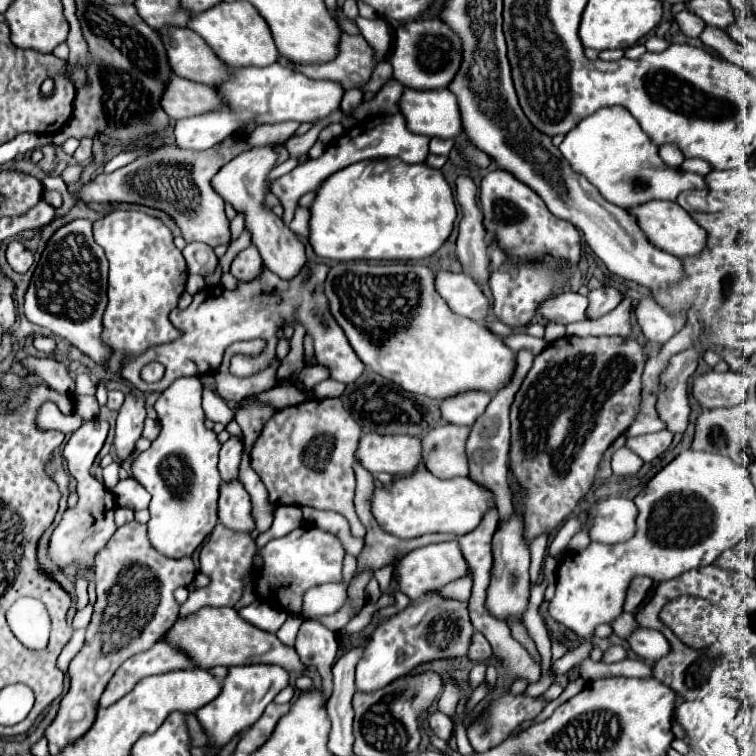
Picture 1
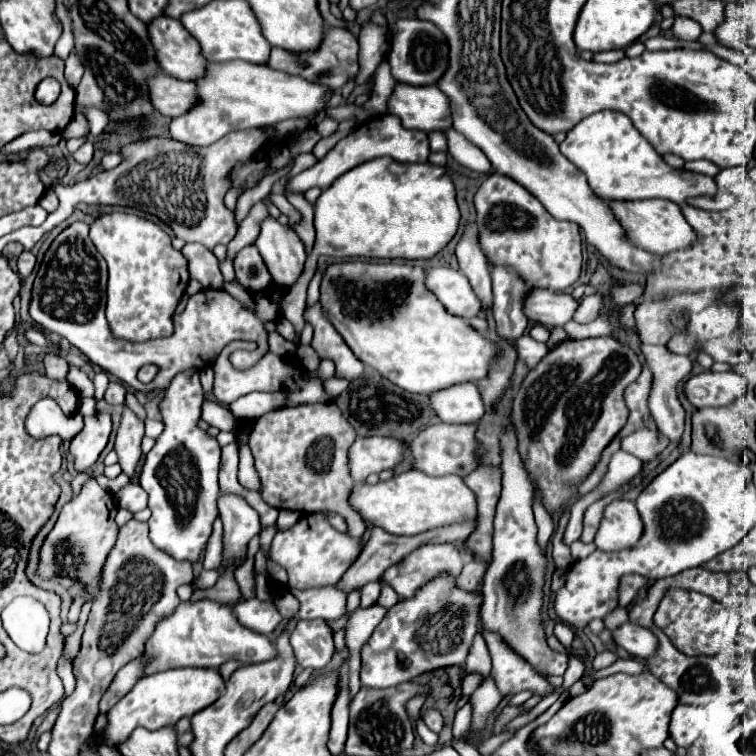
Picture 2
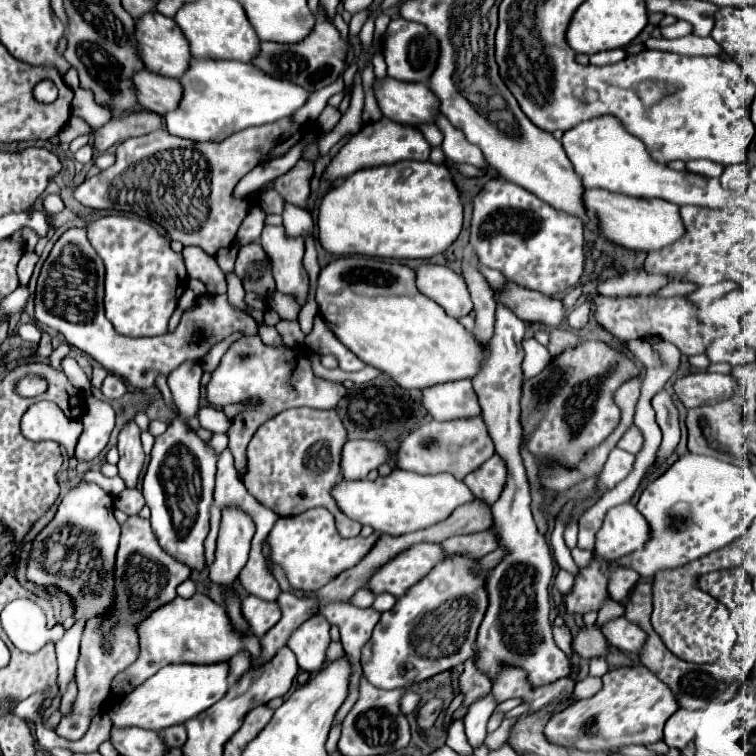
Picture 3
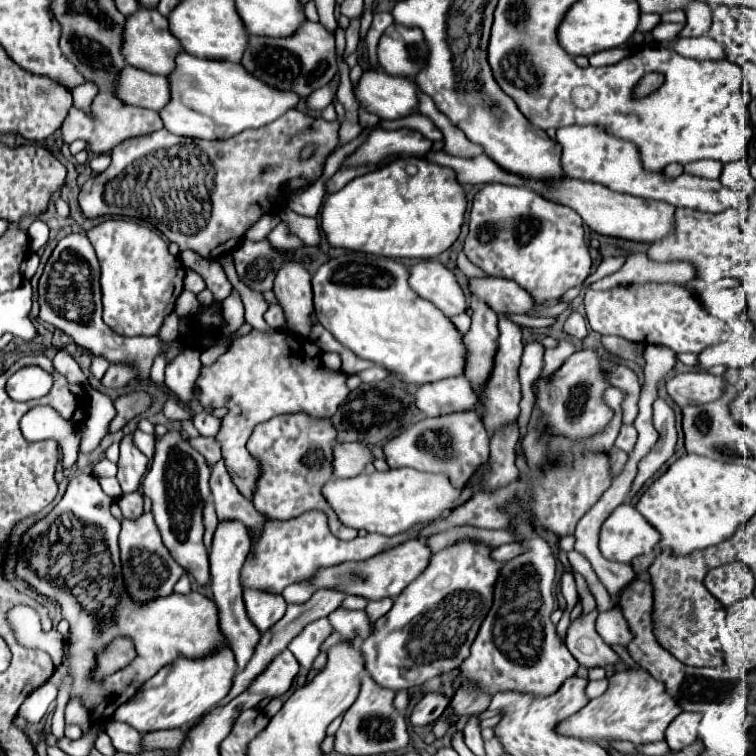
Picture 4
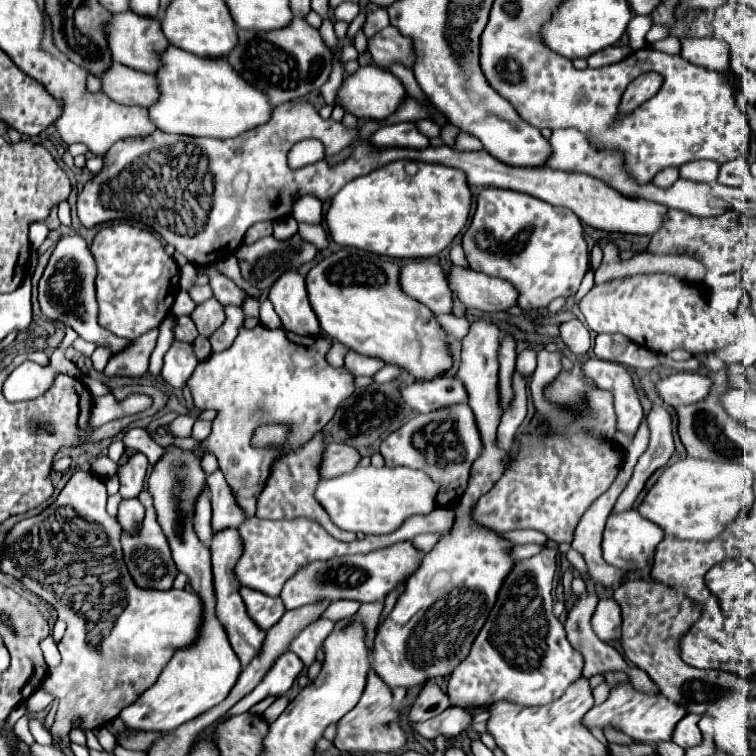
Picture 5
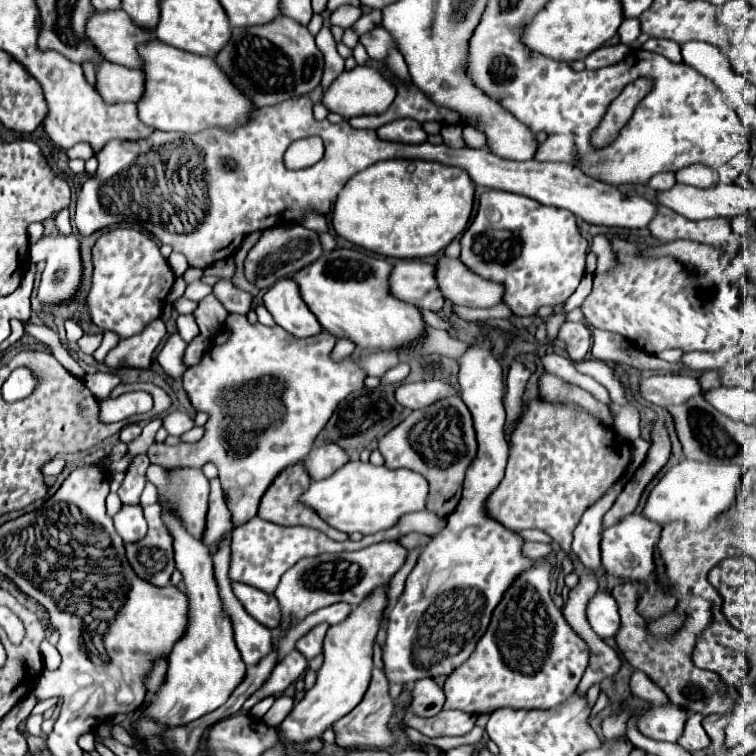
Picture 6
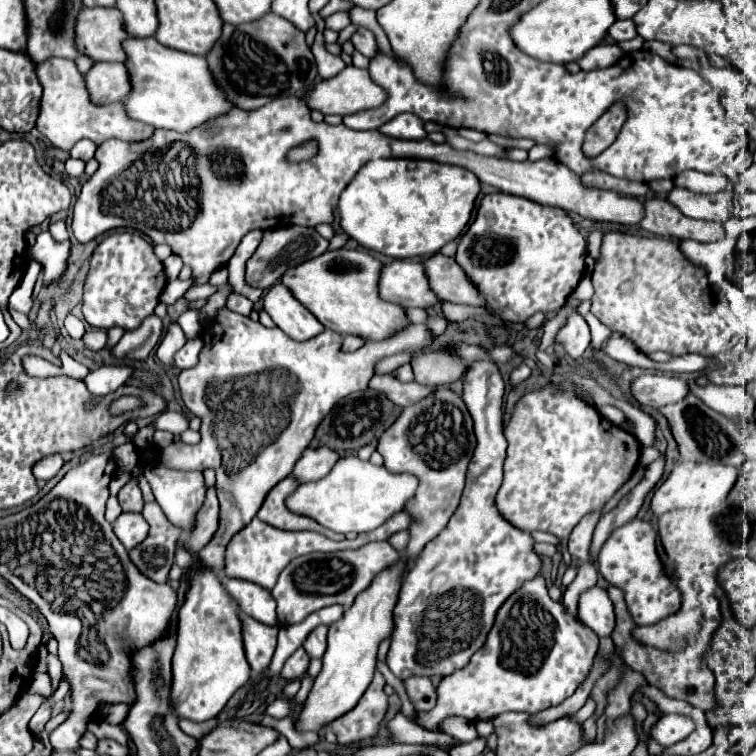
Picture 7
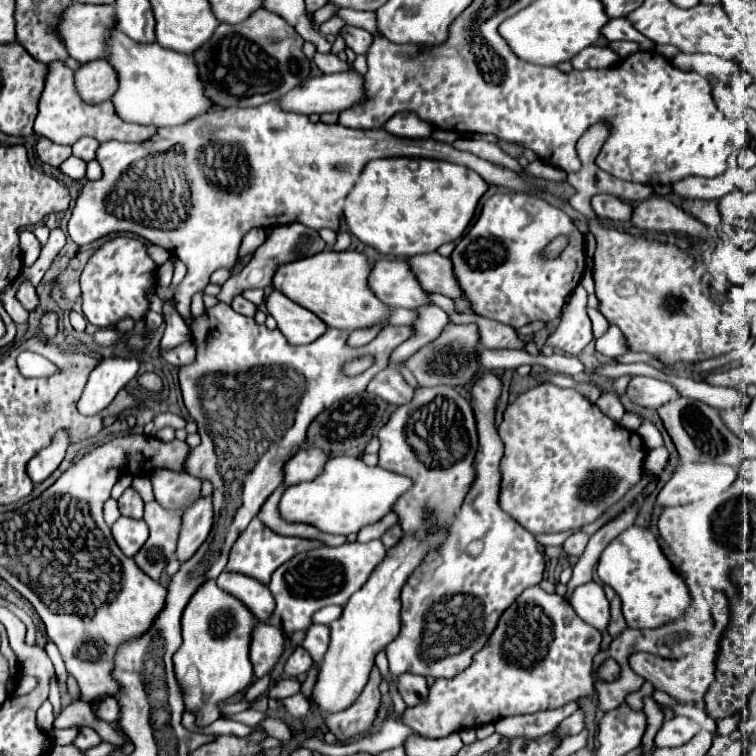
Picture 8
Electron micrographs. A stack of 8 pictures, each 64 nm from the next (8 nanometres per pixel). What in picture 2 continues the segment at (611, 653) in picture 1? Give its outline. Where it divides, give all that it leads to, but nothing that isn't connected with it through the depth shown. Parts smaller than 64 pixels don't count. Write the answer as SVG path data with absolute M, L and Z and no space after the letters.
M600 652L600 654L596 654L596 658L592 660L592 666L594 666L596 670L602 670L602 668L610 666L614 660L616 660L616 654L614 654L614 652Z

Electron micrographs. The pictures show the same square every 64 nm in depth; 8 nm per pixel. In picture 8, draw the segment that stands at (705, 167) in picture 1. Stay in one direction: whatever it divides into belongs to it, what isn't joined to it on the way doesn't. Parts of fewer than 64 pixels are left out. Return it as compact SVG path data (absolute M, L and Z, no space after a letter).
M734 166L728 172L724 172L722 176L716 178L700 178L700 176L688 176L676 184L672 184L672 192L680 198L686 200L720 200L722 196L740 190L742 182L740 176L744 176L744 172Z

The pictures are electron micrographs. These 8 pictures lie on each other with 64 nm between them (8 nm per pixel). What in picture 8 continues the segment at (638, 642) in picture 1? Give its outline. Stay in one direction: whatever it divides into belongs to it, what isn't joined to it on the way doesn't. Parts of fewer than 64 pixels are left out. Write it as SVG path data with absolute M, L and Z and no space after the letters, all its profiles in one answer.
M586 582L576 586L570 596L570 606L584 622L592 624L600 632L608 628L608 600L600 584Z

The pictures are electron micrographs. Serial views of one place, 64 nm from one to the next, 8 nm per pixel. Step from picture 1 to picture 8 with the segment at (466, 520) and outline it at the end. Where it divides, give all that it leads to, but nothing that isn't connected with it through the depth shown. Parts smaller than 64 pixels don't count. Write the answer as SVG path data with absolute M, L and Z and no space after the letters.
M330 456L324 470L314 480L300 482L284 490L278 512L286 522L314 524L322 532L348 536L350 532L358 532L364 524L372 524L390 512L398 496L410 486L410 478L382 470L380 466L366 466L360 458Z

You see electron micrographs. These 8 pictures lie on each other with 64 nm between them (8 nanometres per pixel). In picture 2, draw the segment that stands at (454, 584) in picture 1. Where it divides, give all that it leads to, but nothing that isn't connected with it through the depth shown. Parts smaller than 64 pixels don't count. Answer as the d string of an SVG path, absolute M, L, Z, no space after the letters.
M488 560L471 561L465 564L461 574L456 578L456 586L467 592L475 591L482 582L488 566L490 566Z

